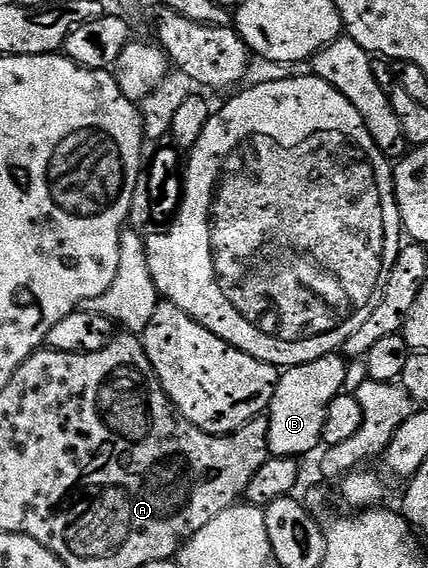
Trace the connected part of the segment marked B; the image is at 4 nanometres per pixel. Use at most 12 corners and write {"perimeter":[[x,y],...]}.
{"perimeter":[[338,352],[284,368],[273,391],[271,457],[320,448],[344,392]]}

